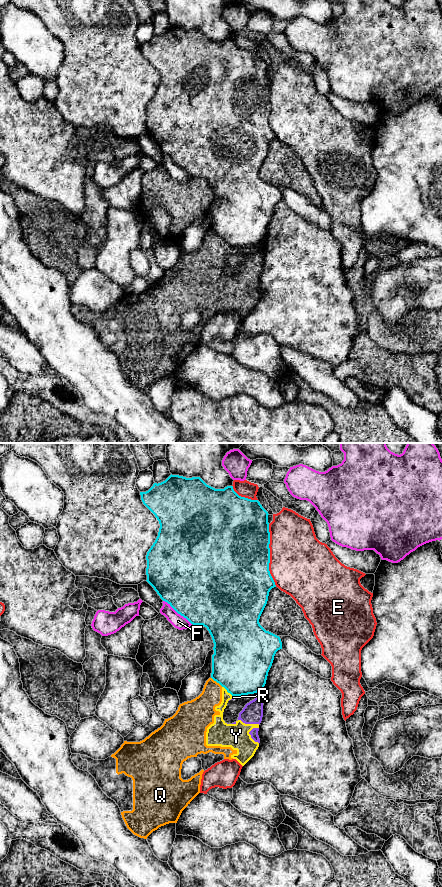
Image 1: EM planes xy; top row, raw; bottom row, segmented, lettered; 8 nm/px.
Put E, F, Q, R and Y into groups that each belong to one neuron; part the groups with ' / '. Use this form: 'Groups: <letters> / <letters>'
Groups: E / F / Q R Y

